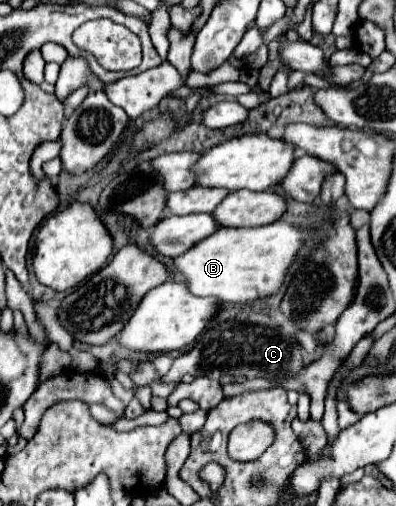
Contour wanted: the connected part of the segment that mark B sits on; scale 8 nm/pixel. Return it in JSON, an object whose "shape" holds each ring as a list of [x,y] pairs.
{"shape":[[[284,220],[260,228],[218,228],[174,258],[174,268],[194,296],[212,296],[218,302],[250,302],[280,290],[302,242],[304,232]]]}

